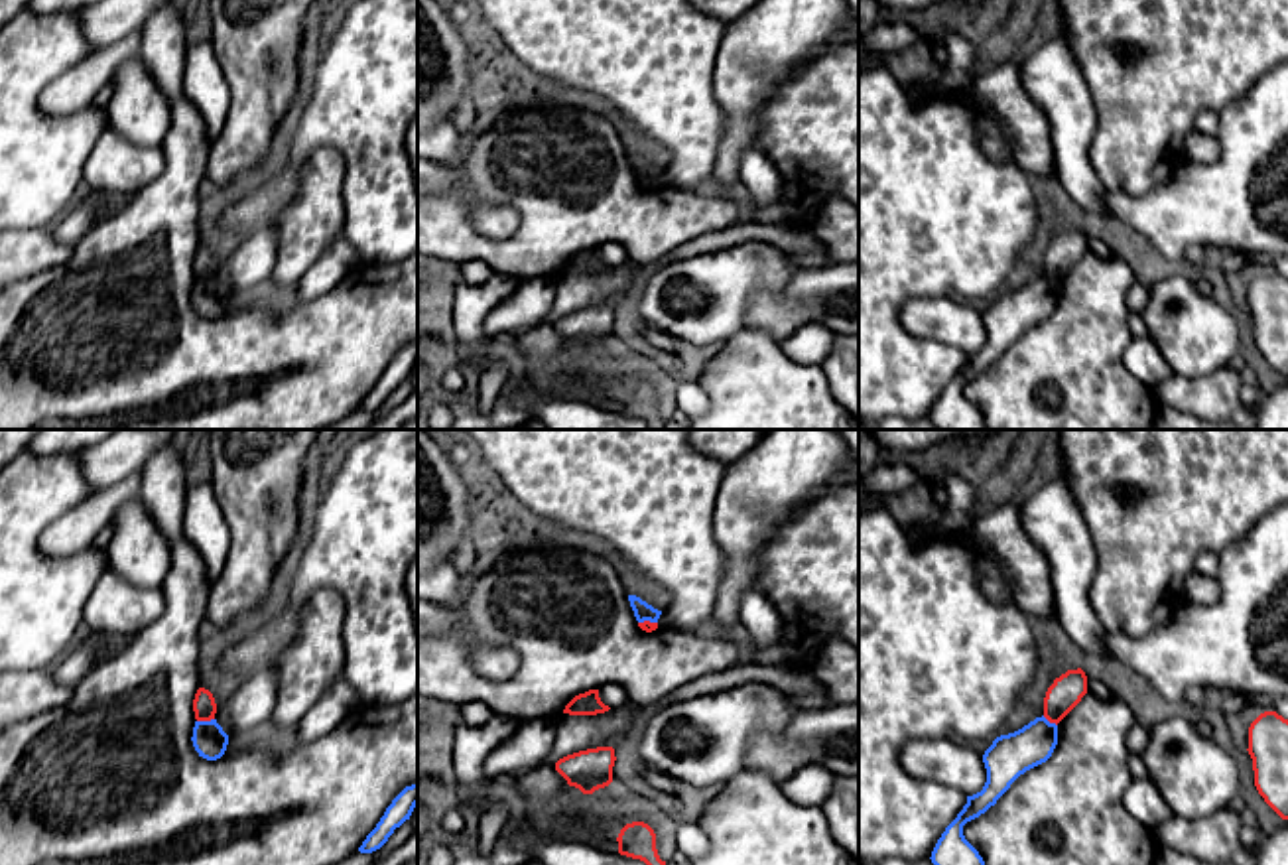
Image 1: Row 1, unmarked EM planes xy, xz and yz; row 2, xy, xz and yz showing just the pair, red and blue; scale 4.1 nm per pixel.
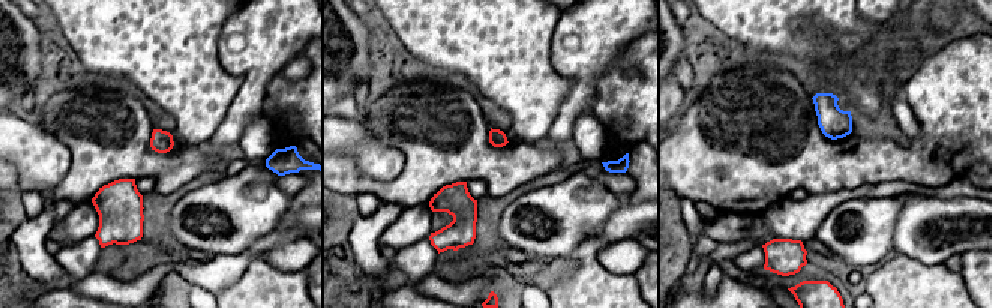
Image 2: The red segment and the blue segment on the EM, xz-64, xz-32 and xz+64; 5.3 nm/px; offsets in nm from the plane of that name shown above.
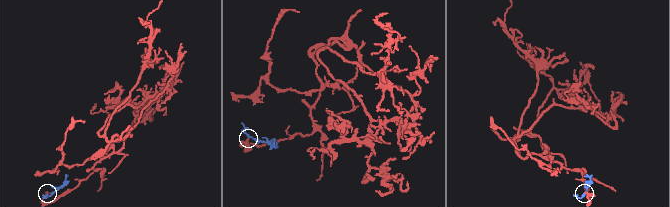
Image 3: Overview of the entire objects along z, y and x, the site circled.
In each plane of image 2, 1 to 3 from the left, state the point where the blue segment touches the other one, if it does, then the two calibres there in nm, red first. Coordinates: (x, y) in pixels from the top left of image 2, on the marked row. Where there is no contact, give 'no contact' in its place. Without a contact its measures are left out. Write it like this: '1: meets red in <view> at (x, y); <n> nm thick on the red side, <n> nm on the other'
1: no contact
2: no contact
3: no contact

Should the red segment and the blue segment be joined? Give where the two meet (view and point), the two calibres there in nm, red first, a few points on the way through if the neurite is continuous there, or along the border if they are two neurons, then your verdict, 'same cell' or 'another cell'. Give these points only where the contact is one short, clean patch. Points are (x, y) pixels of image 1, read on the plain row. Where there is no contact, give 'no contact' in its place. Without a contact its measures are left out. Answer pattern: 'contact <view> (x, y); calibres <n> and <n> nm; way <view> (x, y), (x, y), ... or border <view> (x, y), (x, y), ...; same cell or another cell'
contact xy (205, 278); calibres 90 and 140 nm; border xy (213, 276), (197, 280); another cell

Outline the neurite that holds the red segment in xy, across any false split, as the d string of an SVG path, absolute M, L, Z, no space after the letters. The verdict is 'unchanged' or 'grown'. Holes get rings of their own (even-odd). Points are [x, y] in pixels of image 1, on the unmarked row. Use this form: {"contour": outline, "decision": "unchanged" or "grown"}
{"contour": "M199 246L193 258L193 270L197 280L211 280L217 272L215 256L209 248Z", "decision": "unchanged"}

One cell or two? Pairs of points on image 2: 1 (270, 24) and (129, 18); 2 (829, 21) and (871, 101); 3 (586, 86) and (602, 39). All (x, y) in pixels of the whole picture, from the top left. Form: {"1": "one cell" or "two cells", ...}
{"1": "two cells", "2": "one cell", "3": "one cell"}

